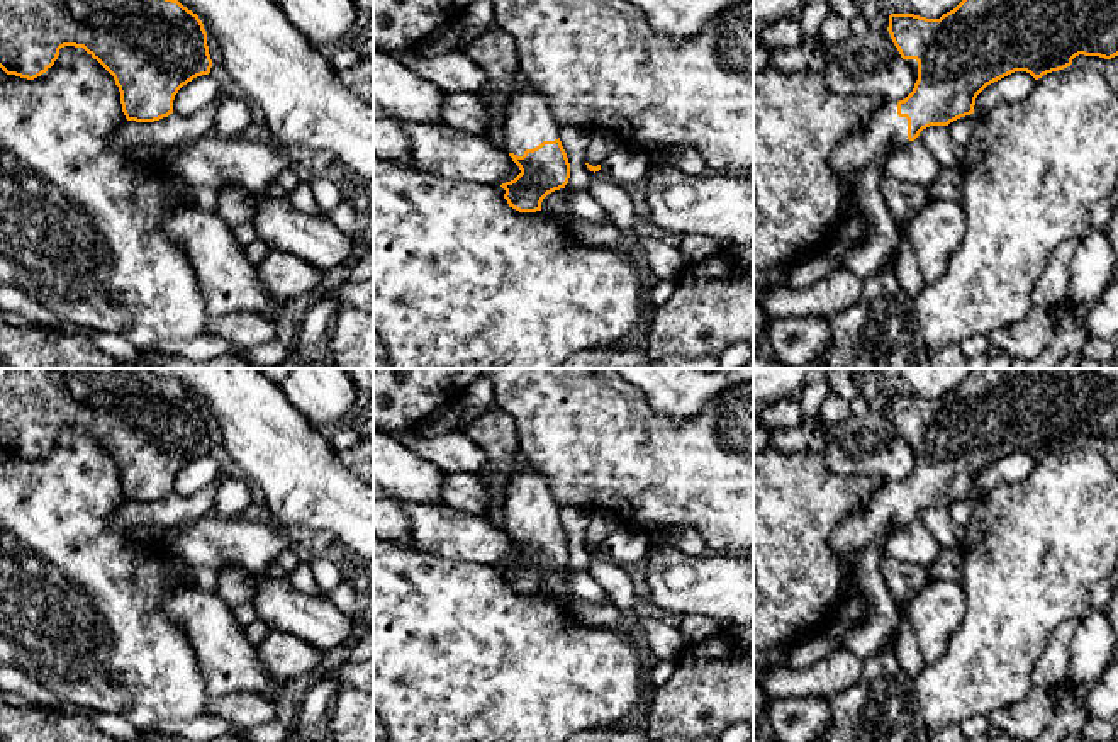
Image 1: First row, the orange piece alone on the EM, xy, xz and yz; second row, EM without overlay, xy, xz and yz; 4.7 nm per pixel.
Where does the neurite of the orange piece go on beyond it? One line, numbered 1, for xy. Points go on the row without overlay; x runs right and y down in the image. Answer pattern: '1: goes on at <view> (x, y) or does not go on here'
1: does not go on here

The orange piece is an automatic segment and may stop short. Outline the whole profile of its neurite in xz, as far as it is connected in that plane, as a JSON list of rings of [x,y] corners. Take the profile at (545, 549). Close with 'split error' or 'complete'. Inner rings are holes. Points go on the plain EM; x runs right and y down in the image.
[[[524,462],[507,484],[502,503],[502,530],[521,550],[514,560],[500,565],[509,587],[541,591],[543,579],[568,564],[570,543],[558,509],[545,477]]]; split error

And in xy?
[[[0,368],[0,448],[7,455],[34,460],[64,426],[83,428],[114,457],[122,492],[136,503],[173,494],[178,470],[212,448],[198,396],[151,368]]]; complete

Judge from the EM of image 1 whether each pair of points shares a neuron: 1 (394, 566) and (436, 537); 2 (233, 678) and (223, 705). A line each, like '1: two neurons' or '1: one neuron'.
1: two neurons
2: two neurons

